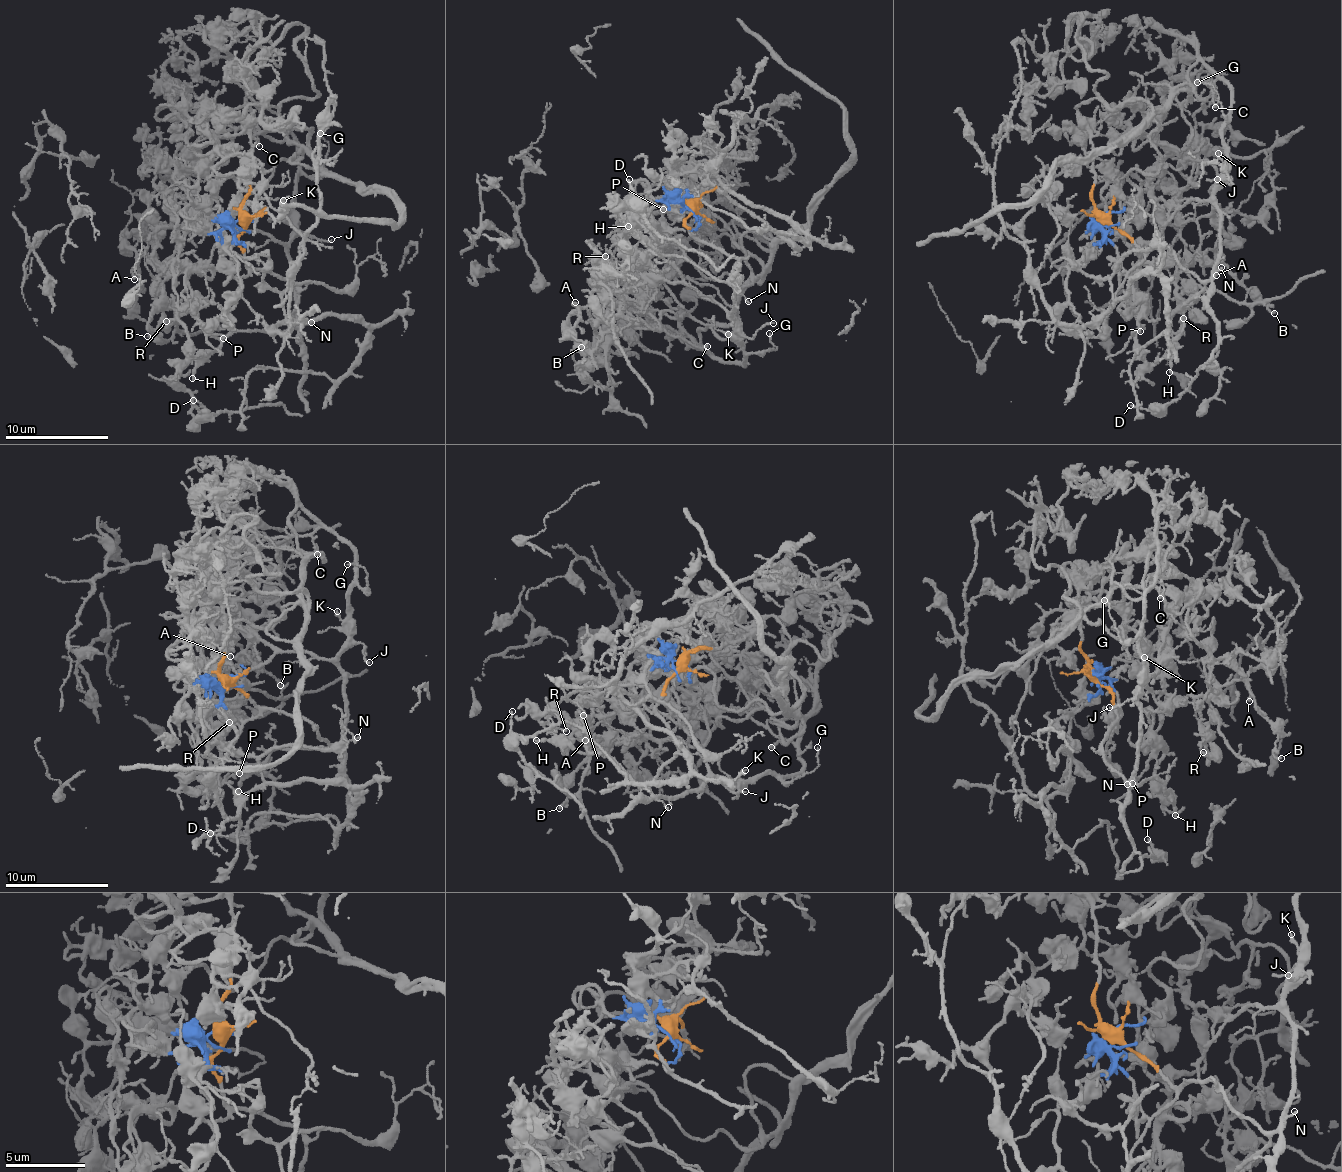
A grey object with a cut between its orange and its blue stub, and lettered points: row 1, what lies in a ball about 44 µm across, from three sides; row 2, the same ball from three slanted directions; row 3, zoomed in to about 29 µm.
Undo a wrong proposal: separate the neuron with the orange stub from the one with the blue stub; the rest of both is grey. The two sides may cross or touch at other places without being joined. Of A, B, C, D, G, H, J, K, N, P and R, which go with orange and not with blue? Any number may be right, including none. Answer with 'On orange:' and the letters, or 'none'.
On orange: C, D, G, H, J, K, N

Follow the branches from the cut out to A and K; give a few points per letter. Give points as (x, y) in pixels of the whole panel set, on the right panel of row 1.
A: (1106, 217), (1103, 240), (1088, 239), (1122, 227), (1126, 202), (1120, 236), (1154, 267), (1210, 249), (1216, 275)
K: (1106, 216), (1144, 252), (1163, 246), (1202, 279), (1209, 278), (1219, 251), (1215, 196), (1225, 166), (1218, 153)

